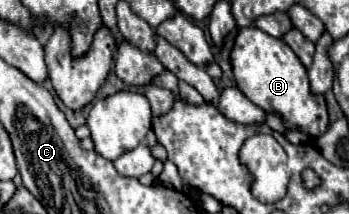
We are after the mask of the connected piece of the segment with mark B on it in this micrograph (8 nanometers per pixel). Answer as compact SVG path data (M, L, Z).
M256 26L240 28L230 52L232 74L236 86L264 112L278 114L288 130L300 130L310 136L320 136L328 128L328 110L324 96L312 96L308 88L308 72L300 64L292 48L282 40L262 32Z

